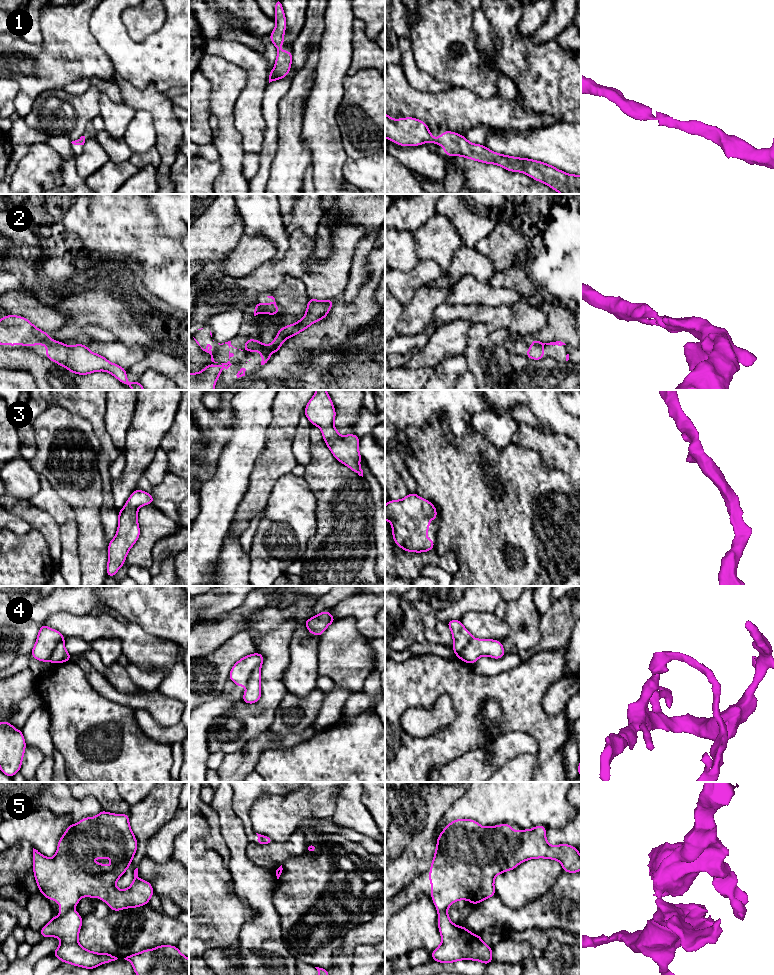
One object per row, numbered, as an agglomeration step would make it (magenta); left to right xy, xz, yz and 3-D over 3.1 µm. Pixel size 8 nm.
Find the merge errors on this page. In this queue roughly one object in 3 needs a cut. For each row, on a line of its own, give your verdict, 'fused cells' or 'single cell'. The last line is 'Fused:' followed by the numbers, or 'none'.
1: single cell
2: single cell
3: single cell
4: fused cells
5: fused cells
Fused: 4, 5

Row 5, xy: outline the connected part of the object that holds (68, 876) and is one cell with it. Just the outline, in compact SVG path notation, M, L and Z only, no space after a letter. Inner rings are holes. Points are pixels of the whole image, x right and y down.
M102 810L97 816L70 824L60 838L53 858L47 858L33 848L33 872L39 891L60 905L59 916L73 909L83 896L100 898L112 911L147 905L154 895L153 887L150 882L138 878L138 868L134 870L134 880L129 888L120 890L116 887L116 882L132 862L137 844L128 813L113 814ZM92 858L109 858L112 865L90 862Z

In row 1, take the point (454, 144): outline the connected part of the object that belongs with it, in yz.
M385 113L385 138L400 146L419 146L432 142L442 145L446 156L462 156L486 164L496 164L511 172L522 172L560 194L581 194L581 175L567 174L544 162L493 152L449 130L435 139L427 124L413 117L393 120Z

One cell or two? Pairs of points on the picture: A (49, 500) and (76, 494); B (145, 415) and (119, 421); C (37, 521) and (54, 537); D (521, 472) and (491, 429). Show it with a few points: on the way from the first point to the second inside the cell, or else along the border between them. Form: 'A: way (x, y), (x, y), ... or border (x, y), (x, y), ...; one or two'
A: border (46, 479), (57, 493), (74, 509), (75, 516); two
B: border (137, 400), (134, 416), (126, 432), (126, 441); two
C: way (41, 524), (50, 533); one
D: border (482, 436), (498, 448), (503, 448), (510, 443); two

